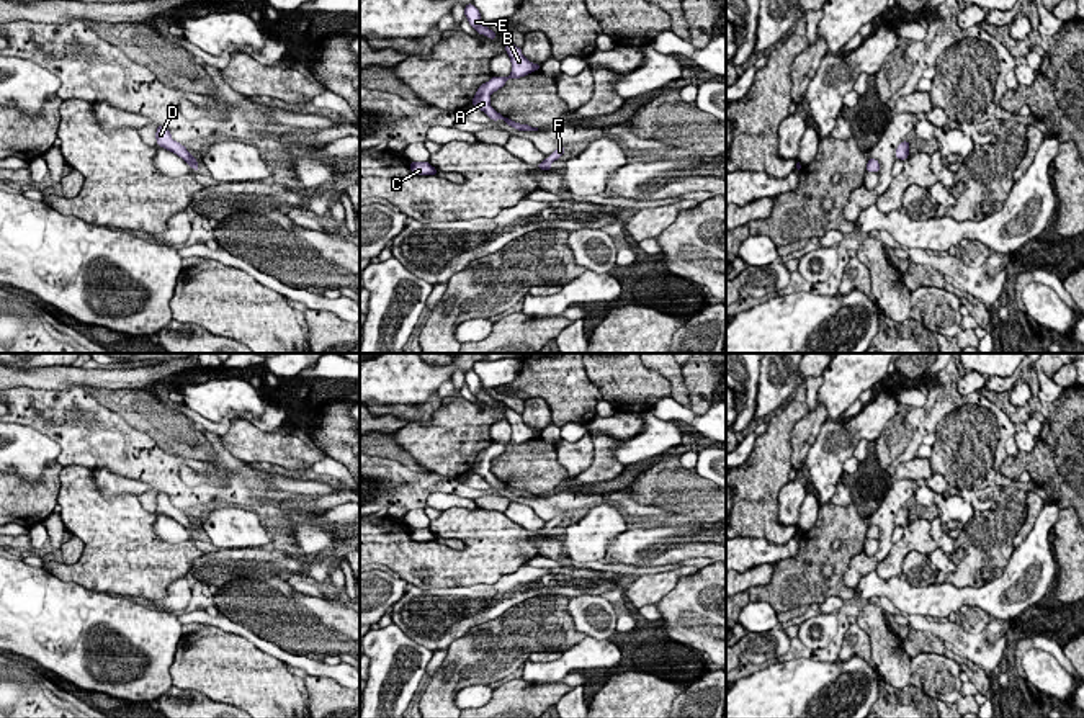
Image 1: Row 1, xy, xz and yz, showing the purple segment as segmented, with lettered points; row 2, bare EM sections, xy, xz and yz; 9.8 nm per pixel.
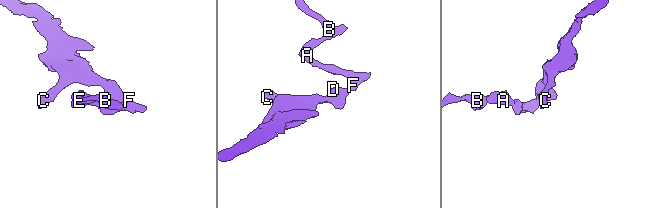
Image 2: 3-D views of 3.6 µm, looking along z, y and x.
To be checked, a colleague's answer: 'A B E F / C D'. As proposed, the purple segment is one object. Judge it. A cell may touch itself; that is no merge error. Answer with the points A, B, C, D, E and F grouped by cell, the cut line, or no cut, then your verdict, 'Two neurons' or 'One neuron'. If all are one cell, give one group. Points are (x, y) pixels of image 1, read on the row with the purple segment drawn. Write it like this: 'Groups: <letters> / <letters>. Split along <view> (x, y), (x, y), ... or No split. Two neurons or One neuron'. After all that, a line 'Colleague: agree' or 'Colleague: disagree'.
Groups: A B C D E F. No split. One neuron
Colleague: disagree

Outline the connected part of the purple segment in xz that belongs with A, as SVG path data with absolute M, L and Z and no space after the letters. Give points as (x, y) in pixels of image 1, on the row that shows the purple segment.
M504 41L504 46L505 46L505 51L507 51L510 62L512 62L510 75L508 77L495 77L494 75L489 82L482 83L477 88L471 105L479 108L481 111L484 111L492 121L504 119L507 126L512 126L513 129L518 129L518 131L538 131L538 128L533 128L528 124L520 124L520 123L515 123L515 121L502 116L500 113L497 113L490 106L490 95L494 92L497 92L499 88L502 88L508 79L525 77L525 75L528 75L528 74L531 74L541 67L541 64L530 62L522 54L522 47L517 47L510 41Z

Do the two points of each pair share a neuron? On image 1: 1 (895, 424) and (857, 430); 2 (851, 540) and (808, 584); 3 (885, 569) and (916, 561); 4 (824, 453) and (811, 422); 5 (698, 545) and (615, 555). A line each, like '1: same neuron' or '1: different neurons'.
1: different neurons
2: same neuron
3: different neurons
4: different neurons
5: same neuron

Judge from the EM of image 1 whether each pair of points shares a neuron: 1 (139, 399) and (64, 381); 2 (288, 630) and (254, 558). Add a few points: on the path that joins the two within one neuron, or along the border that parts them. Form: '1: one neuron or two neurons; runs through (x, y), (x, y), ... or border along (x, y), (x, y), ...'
1: two neurons; border along (89, 386), (126, 390)
2: two neurons; border along (286, 579), (234, 578), (226, 584)

